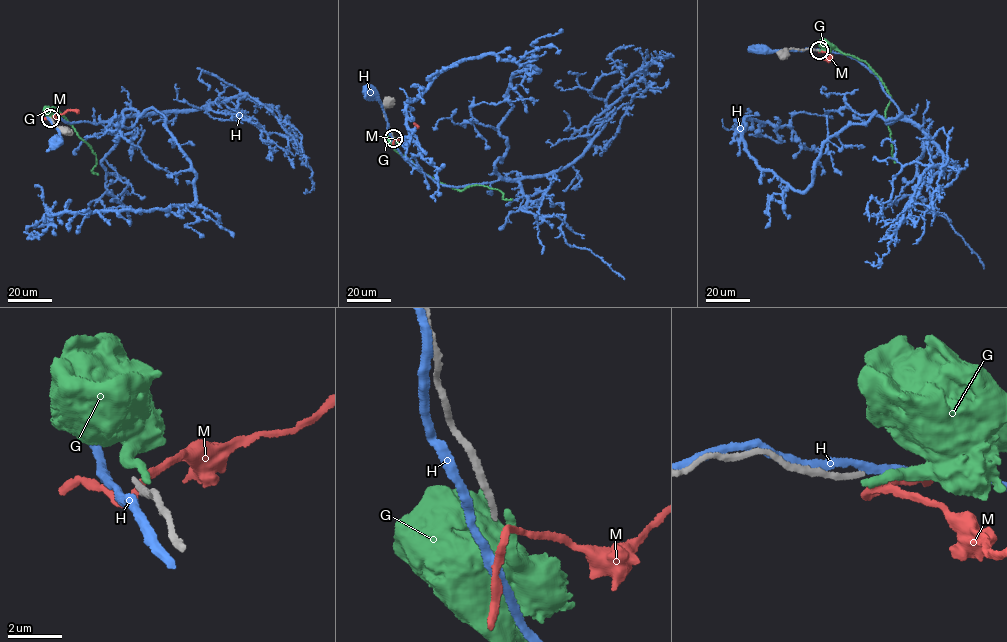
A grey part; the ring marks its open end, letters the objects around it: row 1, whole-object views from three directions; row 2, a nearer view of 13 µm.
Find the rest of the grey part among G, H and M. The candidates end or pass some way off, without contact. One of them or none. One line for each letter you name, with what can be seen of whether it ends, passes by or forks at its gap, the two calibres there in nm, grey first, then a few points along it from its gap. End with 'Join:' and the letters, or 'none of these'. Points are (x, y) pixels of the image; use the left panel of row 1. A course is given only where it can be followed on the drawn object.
Join: none of these

